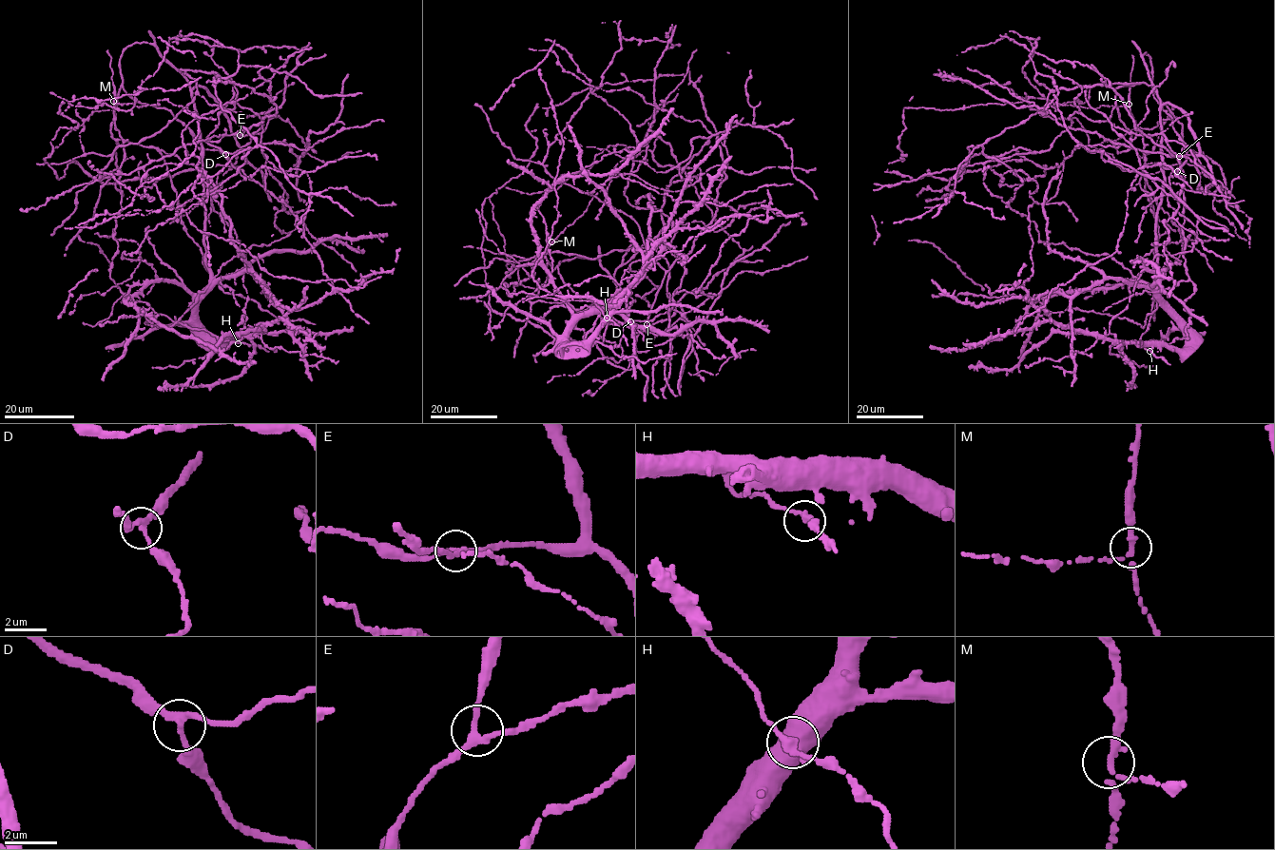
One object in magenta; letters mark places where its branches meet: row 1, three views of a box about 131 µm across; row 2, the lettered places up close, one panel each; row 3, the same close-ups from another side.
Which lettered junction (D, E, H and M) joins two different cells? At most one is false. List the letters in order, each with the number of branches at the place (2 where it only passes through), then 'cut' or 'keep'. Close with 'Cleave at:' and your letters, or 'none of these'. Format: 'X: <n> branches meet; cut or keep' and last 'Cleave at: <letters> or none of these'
D: 3 branches meet; keep
E: 3 branches meet; keep
H: 3 branches meet; keep
M: 3 branches meet; cut
Cleave at: M

